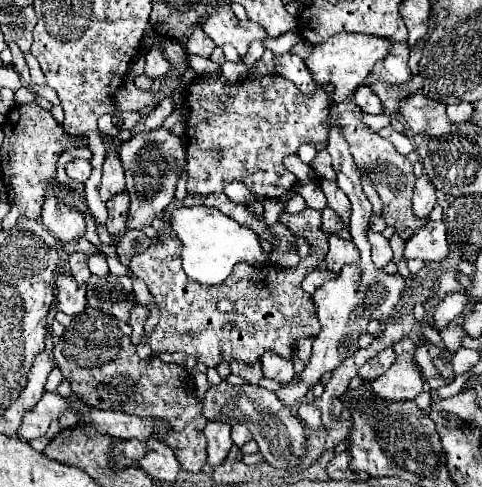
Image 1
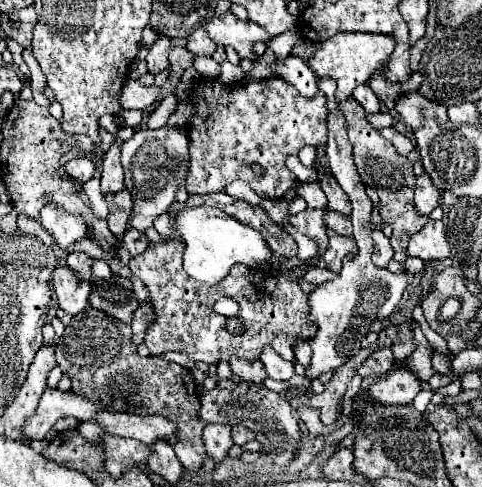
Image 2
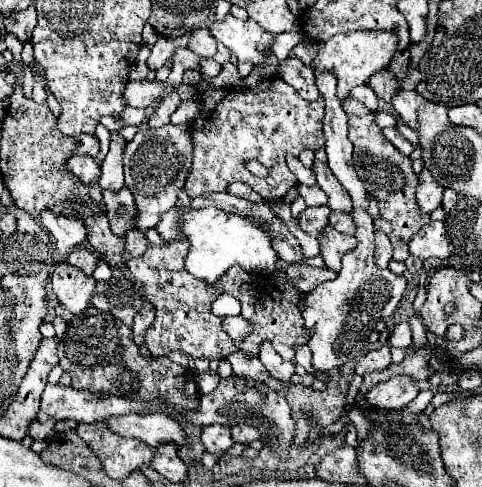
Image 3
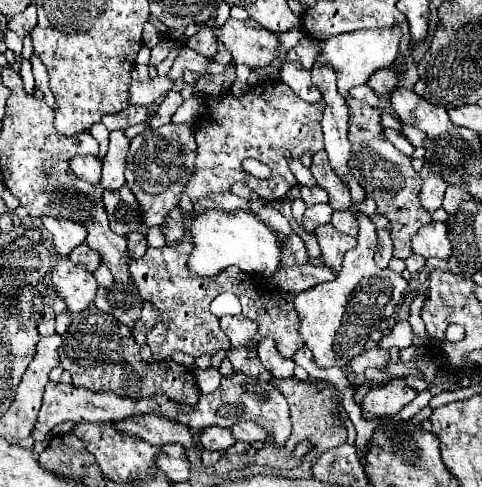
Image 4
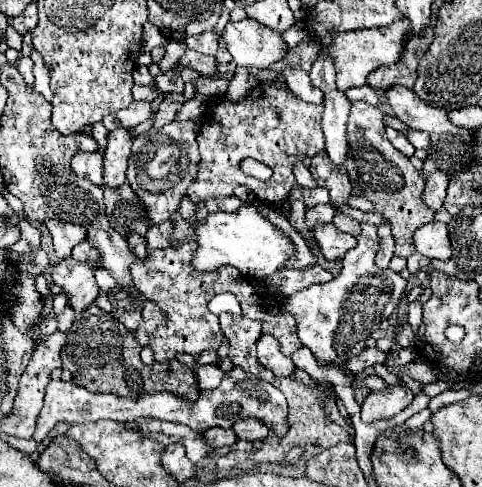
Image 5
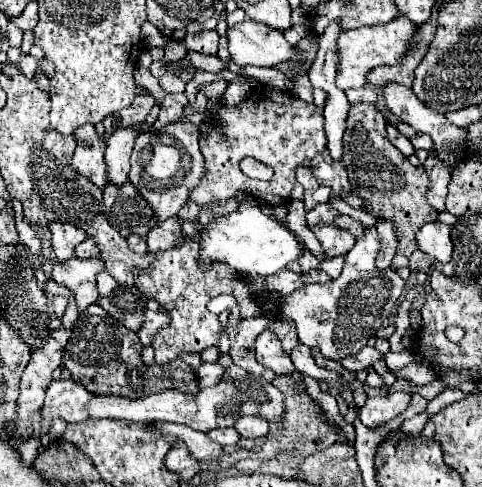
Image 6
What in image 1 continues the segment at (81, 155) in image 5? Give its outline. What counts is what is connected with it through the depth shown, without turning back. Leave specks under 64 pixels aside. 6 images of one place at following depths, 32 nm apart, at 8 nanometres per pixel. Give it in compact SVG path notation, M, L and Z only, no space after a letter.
M76 158L76 160L72 160L72 162L66 164L66 174L72 180L78 180L78 182L86 182L90 178L90 172L92 172L92 164L88 160Z

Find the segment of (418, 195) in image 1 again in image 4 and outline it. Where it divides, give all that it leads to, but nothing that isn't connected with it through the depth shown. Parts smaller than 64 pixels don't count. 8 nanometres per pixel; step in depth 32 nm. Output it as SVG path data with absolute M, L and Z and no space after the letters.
M424 164L424 168L420 170L420 176L424 176L424 184L420 190L420 202L424 204L426 210L434 212L442 206L444 200L444 190L446 190L446 182L440 178L440 174L436 174L432 170L432 164Z

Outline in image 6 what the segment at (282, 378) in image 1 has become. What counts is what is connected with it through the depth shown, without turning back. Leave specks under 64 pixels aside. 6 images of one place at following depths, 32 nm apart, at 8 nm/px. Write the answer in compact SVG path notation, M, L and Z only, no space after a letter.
M264 330L256 338L256 360L262 366L272 368L276 374L294 372L294 364L292 364L290 356L284 352L280 338L274 332L270 332L270 330Z

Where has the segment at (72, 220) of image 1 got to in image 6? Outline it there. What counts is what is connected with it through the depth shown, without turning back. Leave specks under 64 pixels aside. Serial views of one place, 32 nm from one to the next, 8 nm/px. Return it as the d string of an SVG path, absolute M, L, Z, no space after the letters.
M52 222L50 224L50 232L52 232L52 246L54 246L54 254L58 258L58 262L68 262L70 258L74 258L74 248L86 240L86 232L72 226L72 224L64 224L64 222Z

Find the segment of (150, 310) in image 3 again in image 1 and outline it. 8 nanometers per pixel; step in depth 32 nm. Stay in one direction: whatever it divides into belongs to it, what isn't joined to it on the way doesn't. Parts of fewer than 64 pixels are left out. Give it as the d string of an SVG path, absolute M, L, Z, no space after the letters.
M136 306L132 310L130 326L132 326L132 342L134 344L140 344L142 342L142 338L144 338L144 324L146 324L146 318L148 316L150 316L148 306Z

